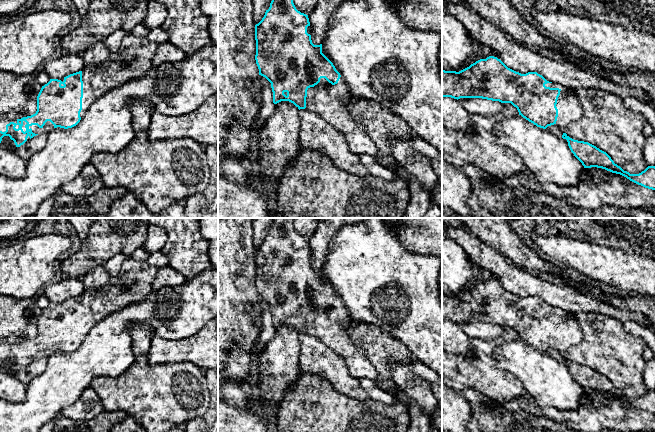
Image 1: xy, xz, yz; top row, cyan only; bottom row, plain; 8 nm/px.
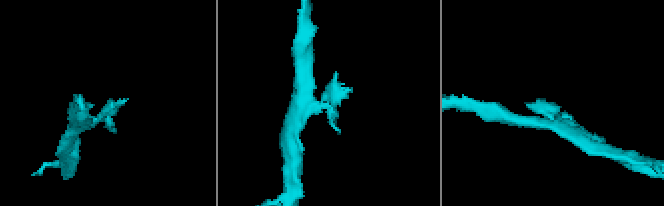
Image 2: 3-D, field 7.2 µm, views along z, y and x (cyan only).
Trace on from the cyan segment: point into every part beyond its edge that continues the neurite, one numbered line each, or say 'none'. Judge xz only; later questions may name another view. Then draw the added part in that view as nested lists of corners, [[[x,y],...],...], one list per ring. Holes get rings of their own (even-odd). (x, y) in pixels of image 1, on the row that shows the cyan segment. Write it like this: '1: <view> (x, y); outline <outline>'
1: xz (331, 102); outline [[[343,76],[335,85],[321,78],[317,85],[308,88],[305,109],[320,115],[334,129],[341,132],[346,137],[352,153],[376,158],[378,149],[373,139],[348,109],[348,105],[354,100]]]

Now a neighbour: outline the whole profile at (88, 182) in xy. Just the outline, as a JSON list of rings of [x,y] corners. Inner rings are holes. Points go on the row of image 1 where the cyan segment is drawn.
[[[87,163],[72,181],[63,184],[61,191],[67,195],[79,198],[92,196],[103,188],[103,182],[96,167],[92,163]]]

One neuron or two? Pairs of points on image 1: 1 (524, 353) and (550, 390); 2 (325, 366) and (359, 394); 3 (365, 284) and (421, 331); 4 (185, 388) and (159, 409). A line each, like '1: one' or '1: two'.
1: one
2: one
3: one
4: one

